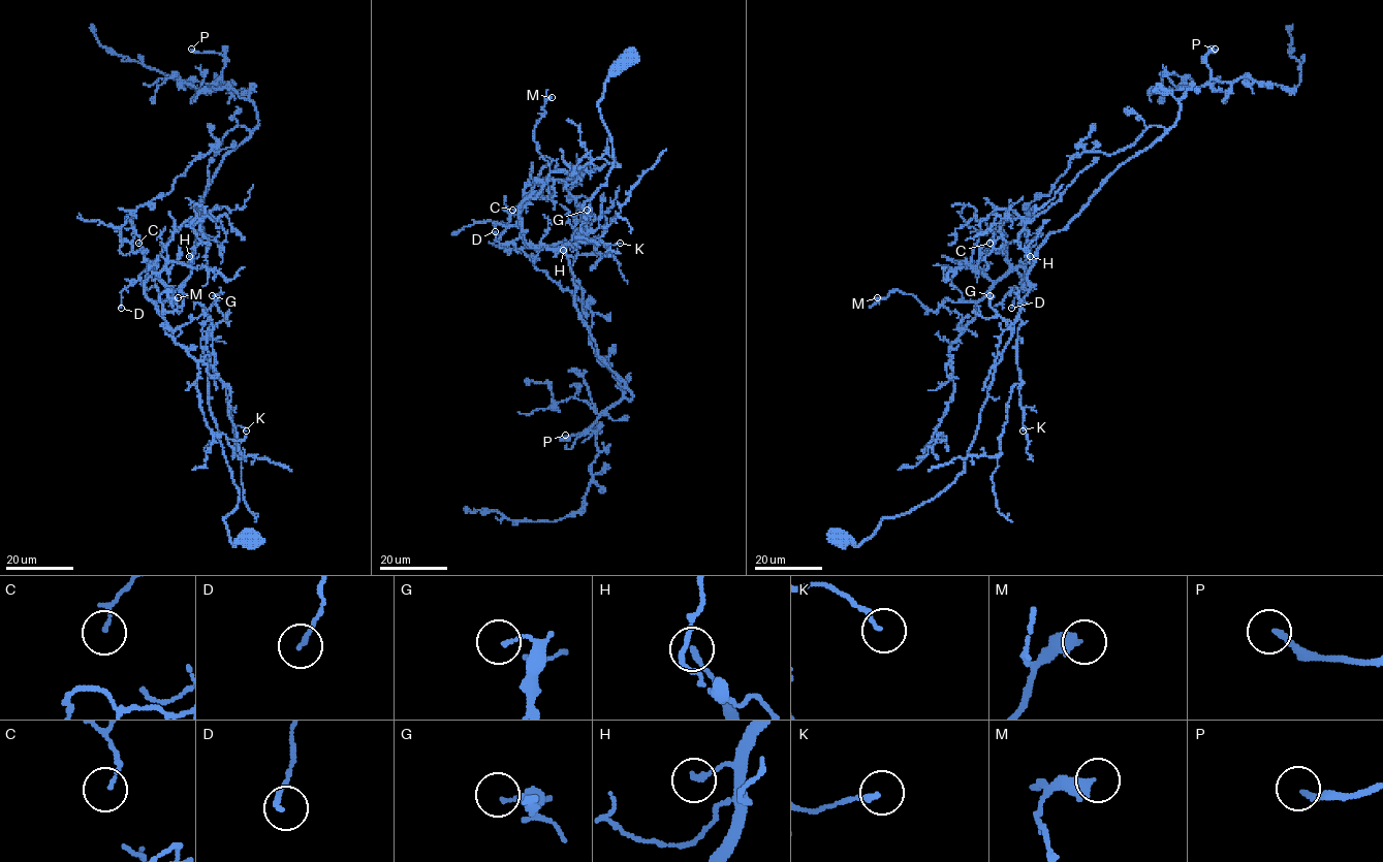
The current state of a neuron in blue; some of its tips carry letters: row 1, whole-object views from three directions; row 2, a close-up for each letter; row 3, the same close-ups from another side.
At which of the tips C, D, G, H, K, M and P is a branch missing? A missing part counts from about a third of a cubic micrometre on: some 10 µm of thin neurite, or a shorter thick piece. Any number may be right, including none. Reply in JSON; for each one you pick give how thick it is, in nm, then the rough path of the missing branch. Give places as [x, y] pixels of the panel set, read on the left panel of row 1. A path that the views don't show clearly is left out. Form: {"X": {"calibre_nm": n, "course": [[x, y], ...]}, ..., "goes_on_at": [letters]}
{"P": {"calibre_nm": 190}, "goes_on_at": ["P"]}

